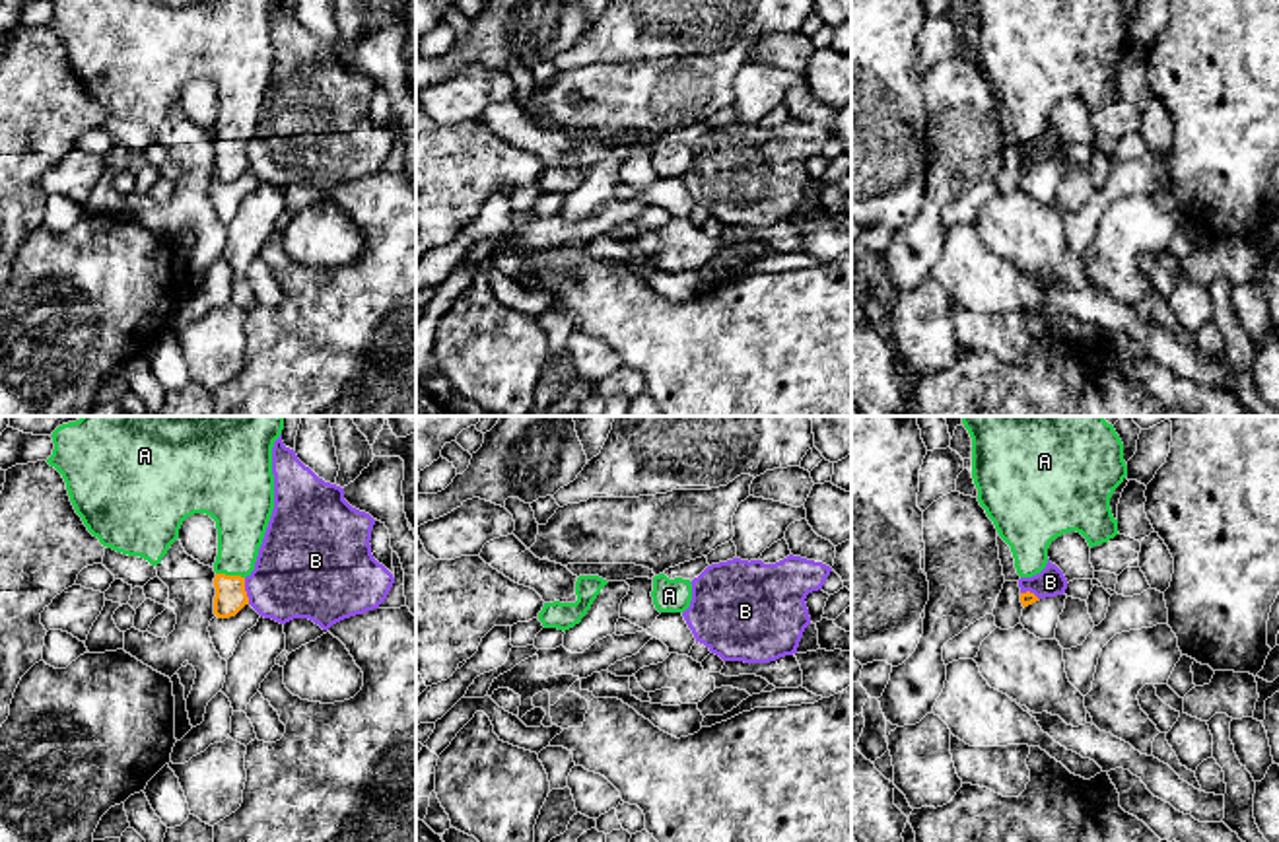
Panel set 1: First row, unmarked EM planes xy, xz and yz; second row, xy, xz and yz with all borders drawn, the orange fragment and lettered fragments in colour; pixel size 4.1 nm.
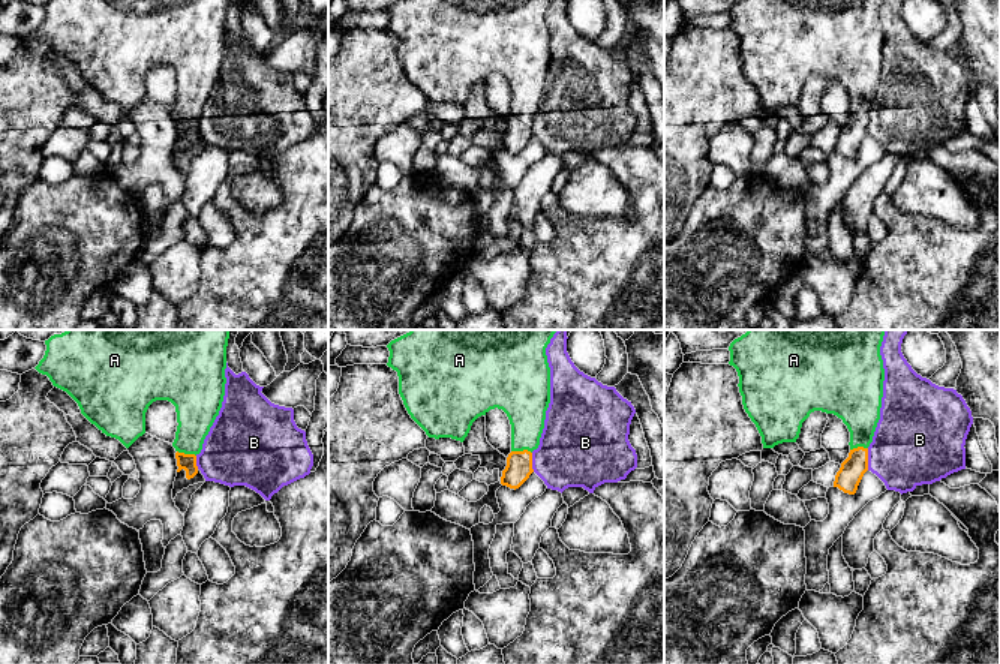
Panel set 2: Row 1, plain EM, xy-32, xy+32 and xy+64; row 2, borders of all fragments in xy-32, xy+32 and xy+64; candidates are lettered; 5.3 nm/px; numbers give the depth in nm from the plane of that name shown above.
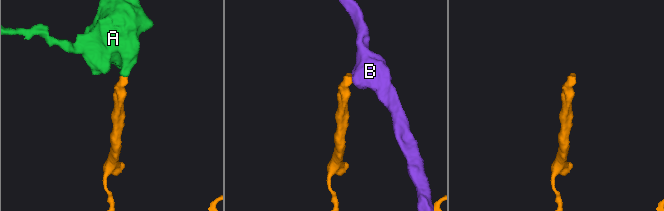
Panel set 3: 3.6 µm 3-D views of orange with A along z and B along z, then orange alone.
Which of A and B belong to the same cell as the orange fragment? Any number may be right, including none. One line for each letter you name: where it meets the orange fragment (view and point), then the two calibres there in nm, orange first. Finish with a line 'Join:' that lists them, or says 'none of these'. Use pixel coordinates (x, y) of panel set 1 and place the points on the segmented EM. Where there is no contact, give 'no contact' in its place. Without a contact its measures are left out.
A: meets orange in xy at (230, 576); 130 nm thick on the orange side, 220 nm on the other
Join: A

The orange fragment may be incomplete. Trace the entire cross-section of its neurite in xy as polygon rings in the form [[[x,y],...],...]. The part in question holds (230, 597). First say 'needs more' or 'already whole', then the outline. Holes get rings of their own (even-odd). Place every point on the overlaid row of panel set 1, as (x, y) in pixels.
needs more | [[[82,416],[52,432],[52,455],[47,459],[64,482],[76,513],[87,531],[107,548],[140,556],[157,566],[179,539],[183,521],[206,513],[216,521],[218,556],[214,562],[214,614],[235,616],[249,597],[245,578],[255,570],[272,509],[272,447],[284,430],[286,416]]]

